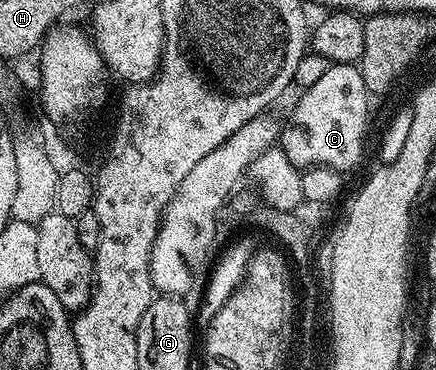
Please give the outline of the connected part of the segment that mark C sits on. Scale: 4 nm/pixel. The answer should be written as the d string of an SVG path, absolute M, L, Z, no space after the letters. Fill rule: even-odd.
M334 63L300 95L301 100L293 107L293 120L284 124L279 147L298 169L328 167L338 173L351 170L365 151L365 126L371 120L368 93L358 68L351 63Z

